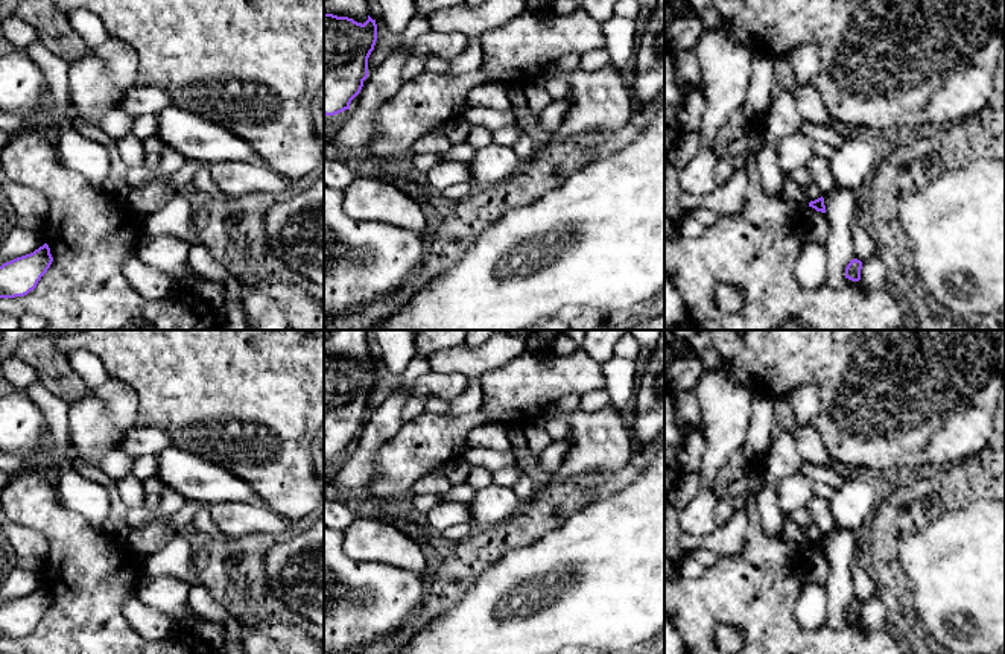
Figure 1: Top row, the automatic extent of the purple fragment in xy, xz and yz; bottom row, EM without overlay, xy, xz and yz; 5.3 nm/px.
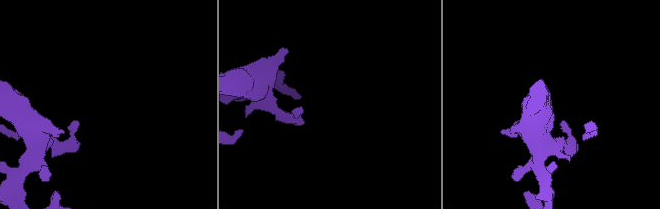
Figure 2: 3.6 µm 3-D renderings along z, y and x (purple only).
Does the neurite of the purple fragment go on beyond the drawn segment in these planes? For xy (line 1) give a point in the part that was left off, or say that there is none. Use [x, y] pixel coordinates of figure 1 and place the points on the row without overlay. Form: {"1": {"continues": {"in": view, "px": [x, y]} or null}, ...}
{"1": {"continues": null}}

